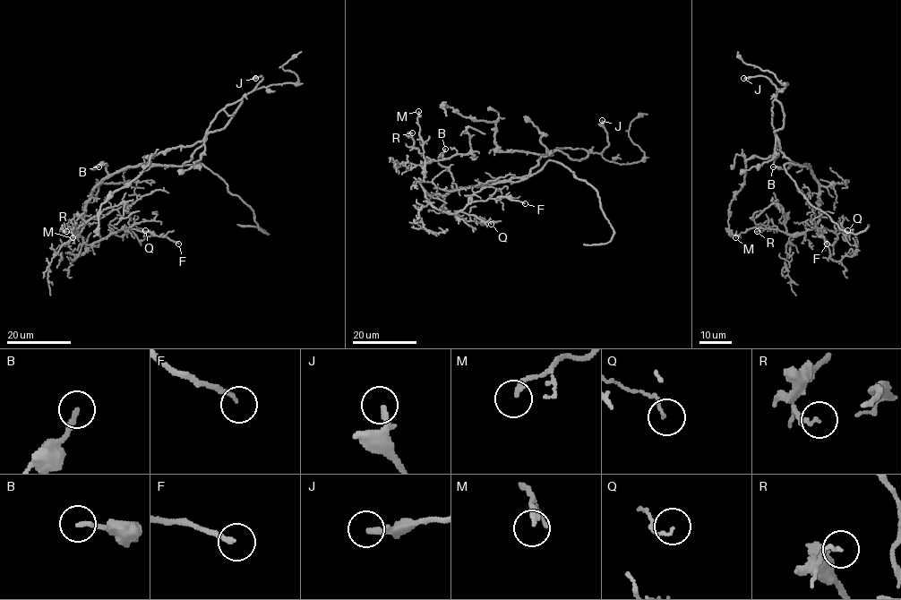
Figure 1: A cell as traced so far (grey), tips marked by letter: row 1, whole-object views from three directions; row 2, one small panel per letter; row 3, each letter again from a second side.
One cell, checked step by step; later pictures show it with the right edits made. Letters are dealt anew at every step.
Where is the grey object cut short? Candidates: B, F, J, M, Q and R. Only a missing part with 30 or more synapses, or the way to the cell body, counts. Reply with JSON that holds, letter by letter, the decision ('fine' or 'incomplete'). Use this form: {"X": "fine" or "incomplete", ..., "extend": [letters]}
{"B": "fine", "F": "fine", "J": "incomplete", "M": "fine", "Q": "fine", "R": "fine", "extend": ["J"]}

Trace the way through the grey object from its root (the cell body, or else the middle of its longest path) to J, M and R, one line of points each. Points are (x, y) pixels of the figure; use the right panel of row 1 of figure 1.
J: (804, 165), (793, 163), (780, 150), (772, 124), (773, 101), (776, 88), (765, 76), (743, 78)
M: (804, 165), (810, 167), (819, 184), (819, 221), (802, 234), (787, 235), (777, 229), (753, 227), (735, 237)
R: (804, 165), (810, 167), (819, 184), (819, 221), (802, 234), (787, 235), (769, 220), (757, 231)

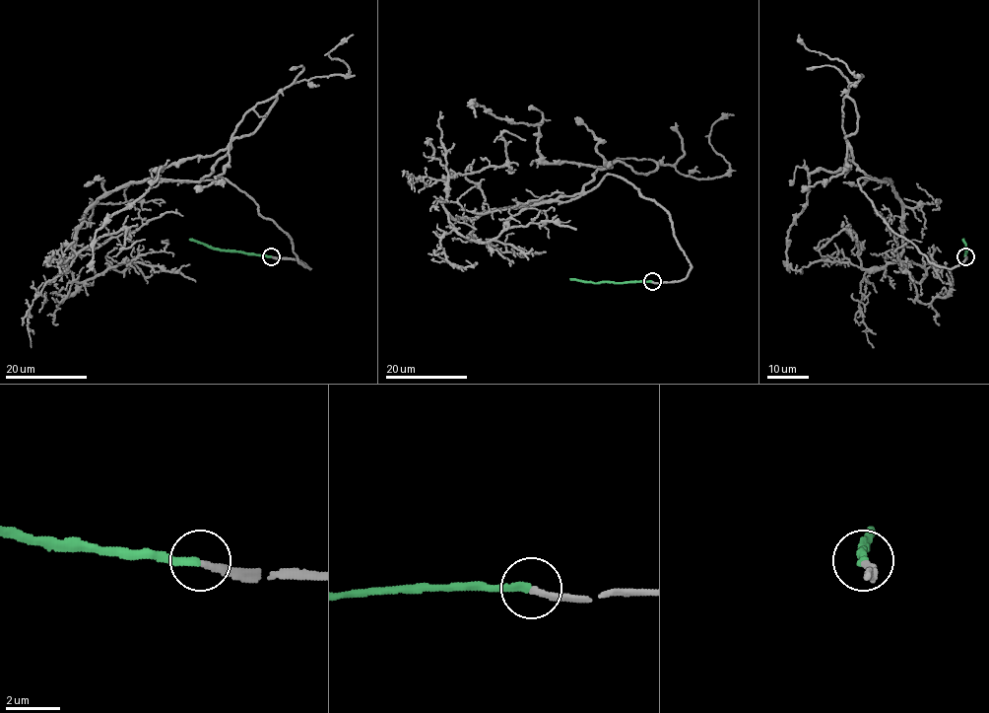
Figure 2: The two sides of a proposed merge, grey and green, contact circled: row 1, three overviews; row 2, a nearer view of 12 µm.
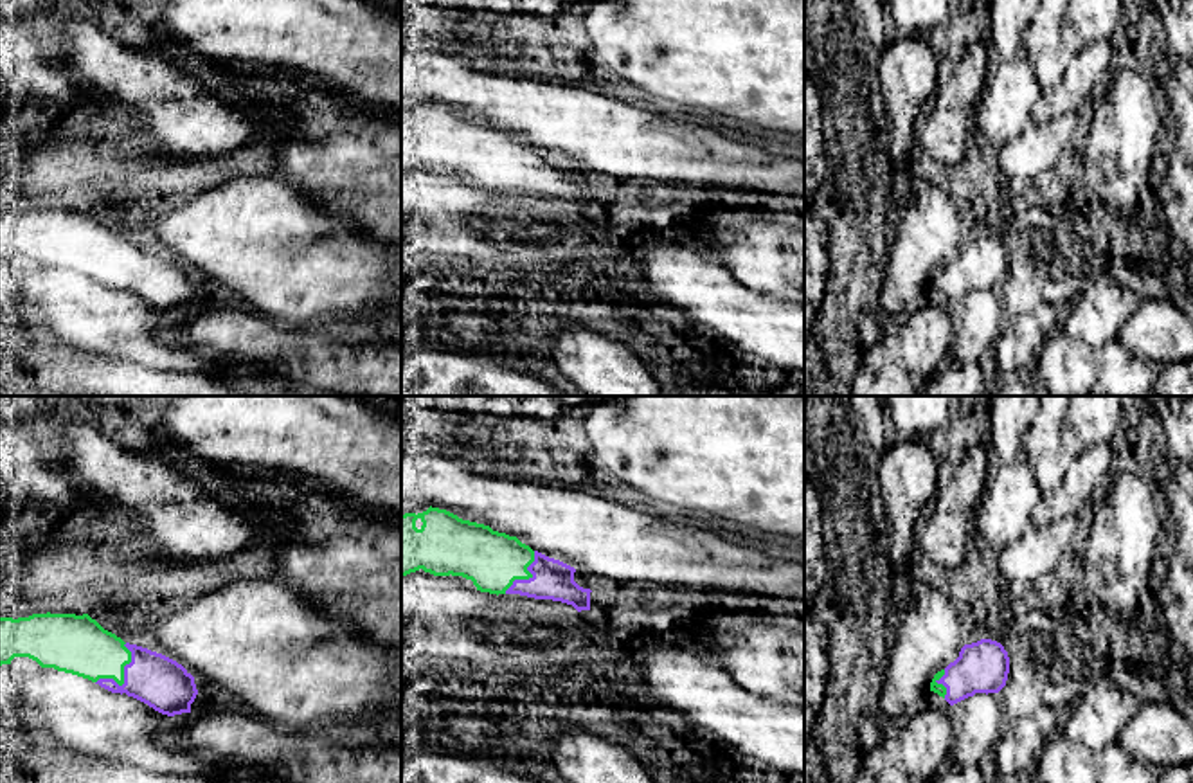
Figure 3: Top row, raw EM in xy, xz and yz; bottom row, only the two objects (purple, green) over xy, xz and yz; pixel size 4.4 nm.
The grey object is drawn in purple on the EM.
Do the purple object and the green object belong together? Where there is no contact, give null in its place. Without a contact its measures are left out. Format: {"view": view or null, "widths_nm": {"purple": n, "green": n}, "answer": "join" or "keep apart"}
{"view": "xy", "widths_nm": {"purple": 240, "green": 260}, "answer": "join"}

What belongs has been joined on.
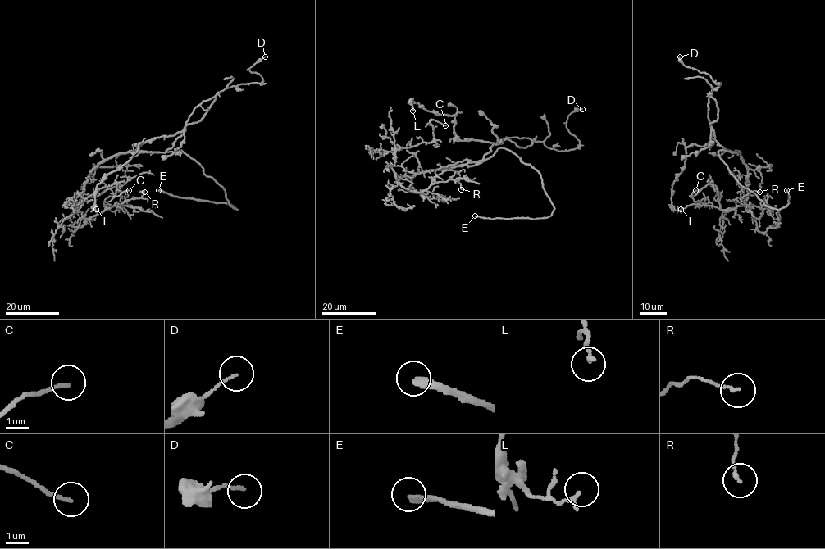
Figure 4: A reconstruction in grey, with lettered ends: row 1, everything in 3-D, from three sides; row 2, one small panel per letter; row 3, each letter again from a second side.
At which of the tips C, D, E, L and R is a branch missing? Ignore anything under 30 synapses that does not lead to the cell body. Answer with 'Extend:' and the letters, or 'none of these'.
Extend: E

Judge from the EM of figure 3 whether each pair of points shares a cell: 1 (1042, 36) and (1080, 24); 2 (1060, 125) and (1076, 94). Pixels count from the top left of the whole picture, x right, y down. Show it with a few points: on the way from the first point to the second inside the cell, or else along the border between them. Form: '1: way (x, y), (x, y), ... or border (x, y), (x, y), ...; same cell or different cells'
1: border (1062, 18), (1062, 40), (1071, 56); different cells
2: border (1064, 114), (1049, 121); different cells

